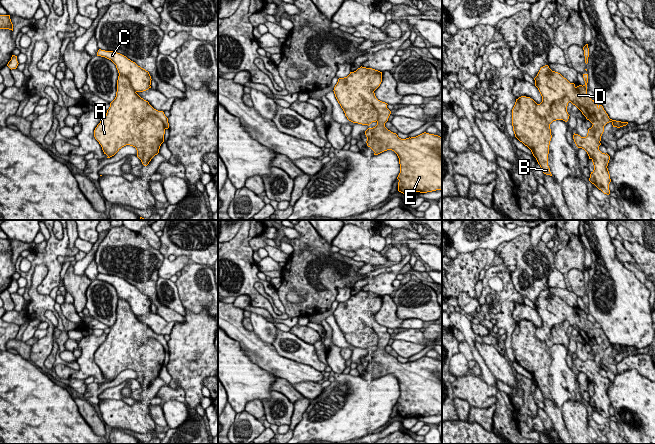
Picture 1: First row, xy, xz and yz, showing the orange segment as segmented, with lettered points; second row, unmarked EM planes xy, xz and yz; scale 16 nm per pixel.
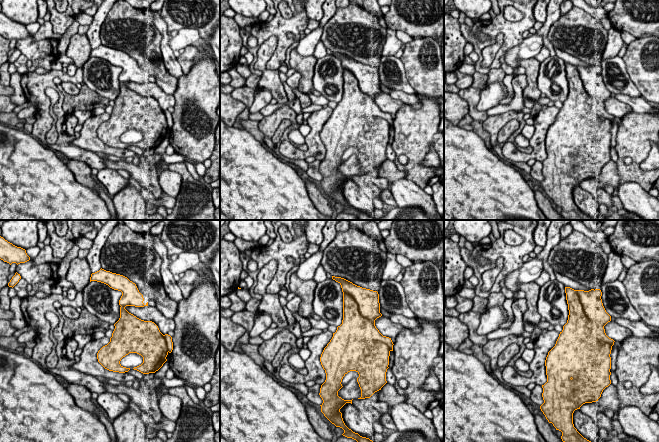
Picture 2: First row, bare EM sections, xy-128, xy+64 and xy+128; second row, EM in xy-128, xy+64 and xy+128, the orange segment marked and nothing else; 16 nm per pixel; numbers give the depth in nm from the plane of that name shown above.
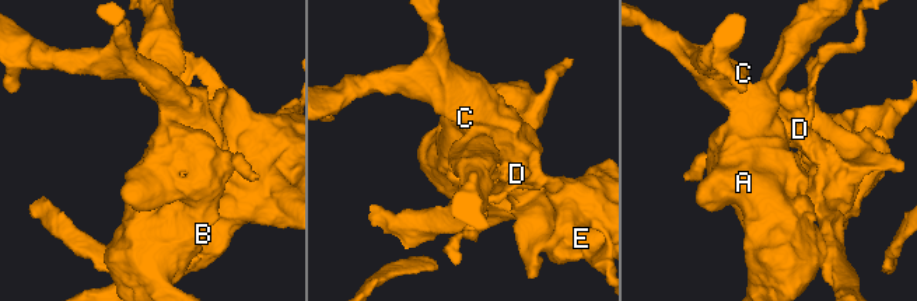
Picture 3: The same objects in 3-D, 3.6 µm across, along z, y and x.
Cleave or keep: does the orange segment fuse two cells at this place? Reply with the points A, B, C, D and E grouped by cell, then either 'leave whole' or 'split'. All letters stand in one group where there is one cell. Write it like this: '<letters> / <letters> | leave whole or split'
A B / C D E | split

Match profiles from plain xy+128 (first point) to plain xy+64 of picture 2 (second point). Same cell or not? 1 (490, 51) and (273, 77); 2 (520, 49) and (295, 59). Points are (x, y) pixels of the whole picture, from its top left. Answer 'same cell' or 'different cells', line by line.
1: same cell
2: different cells

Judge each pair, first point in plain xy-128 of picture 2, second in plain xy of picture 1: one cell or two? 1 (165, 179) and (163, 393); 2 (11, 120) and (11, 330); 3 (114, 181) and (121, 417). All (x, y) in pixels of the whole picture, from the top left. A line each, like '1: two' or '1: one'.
1: two
2: two
3: one

